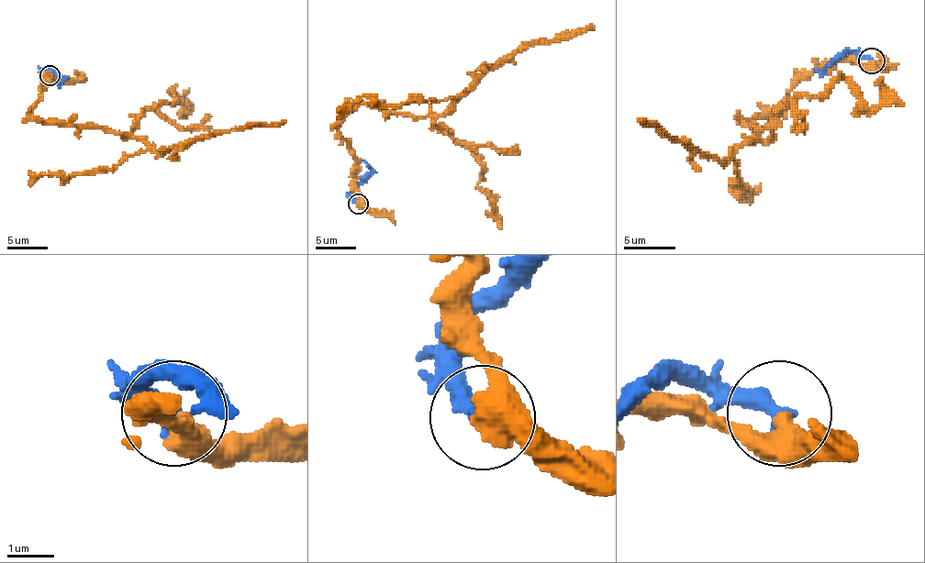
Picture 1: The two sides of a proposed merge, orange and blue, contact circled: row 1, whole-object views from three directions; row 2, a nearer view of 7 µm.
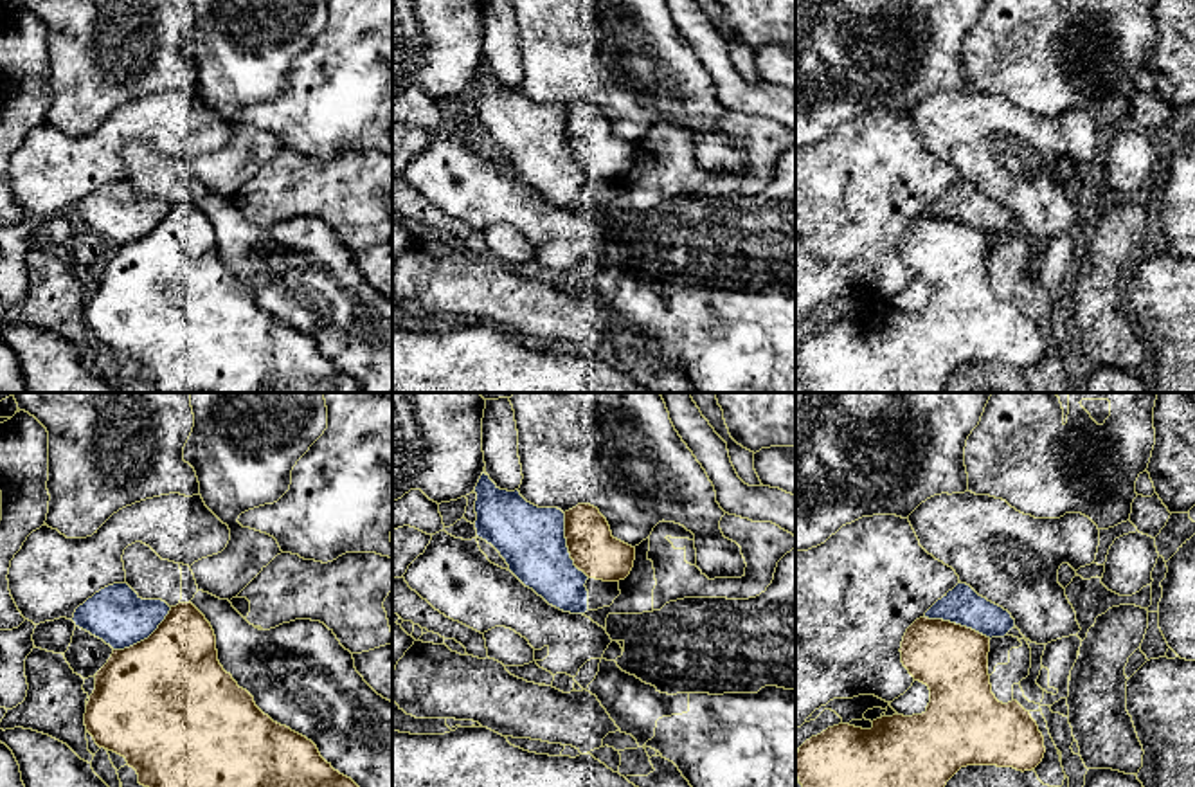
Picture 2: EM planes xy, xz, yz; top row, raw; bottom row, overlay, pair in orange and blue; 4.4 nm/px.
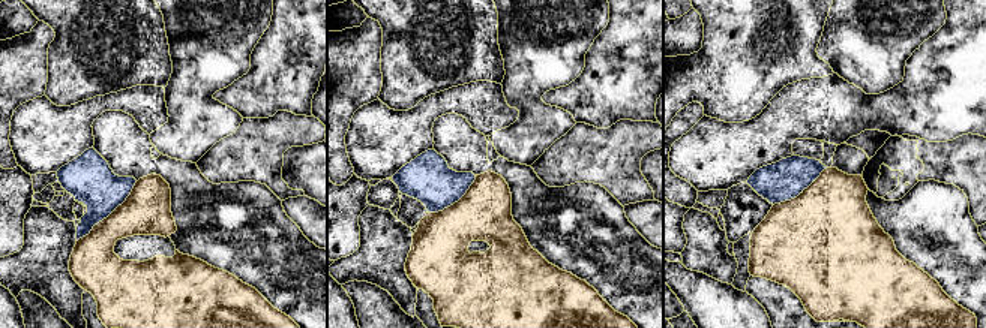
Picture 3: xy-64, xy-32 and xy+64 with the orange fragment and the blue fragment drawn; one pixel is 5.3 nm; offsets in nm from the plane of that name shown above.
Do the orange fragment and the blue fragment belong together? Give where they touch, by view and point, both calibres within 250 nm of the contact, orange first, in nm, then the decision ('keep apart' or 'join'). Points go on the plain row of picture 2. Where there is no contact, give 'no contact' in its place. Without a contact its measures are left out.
meets orange in yz at (958, 222); 320 nm thick on the orange side, 170 nm on the other; keep apart

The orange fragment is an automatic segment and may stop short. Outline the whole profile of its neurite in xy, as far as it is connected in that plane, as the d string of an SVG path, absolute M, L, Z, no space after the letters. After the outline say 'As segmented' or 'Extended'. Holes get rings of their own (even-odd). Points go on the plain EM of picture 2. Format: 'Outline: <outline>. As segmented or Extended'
Outline: M191 198L171 204L148 236L113 247L95 272L85 322L99 344L124 353L139 380L158 393L362 393L360 384L335 367L311 337L274 319L223 267L214 227Z. As segmented

